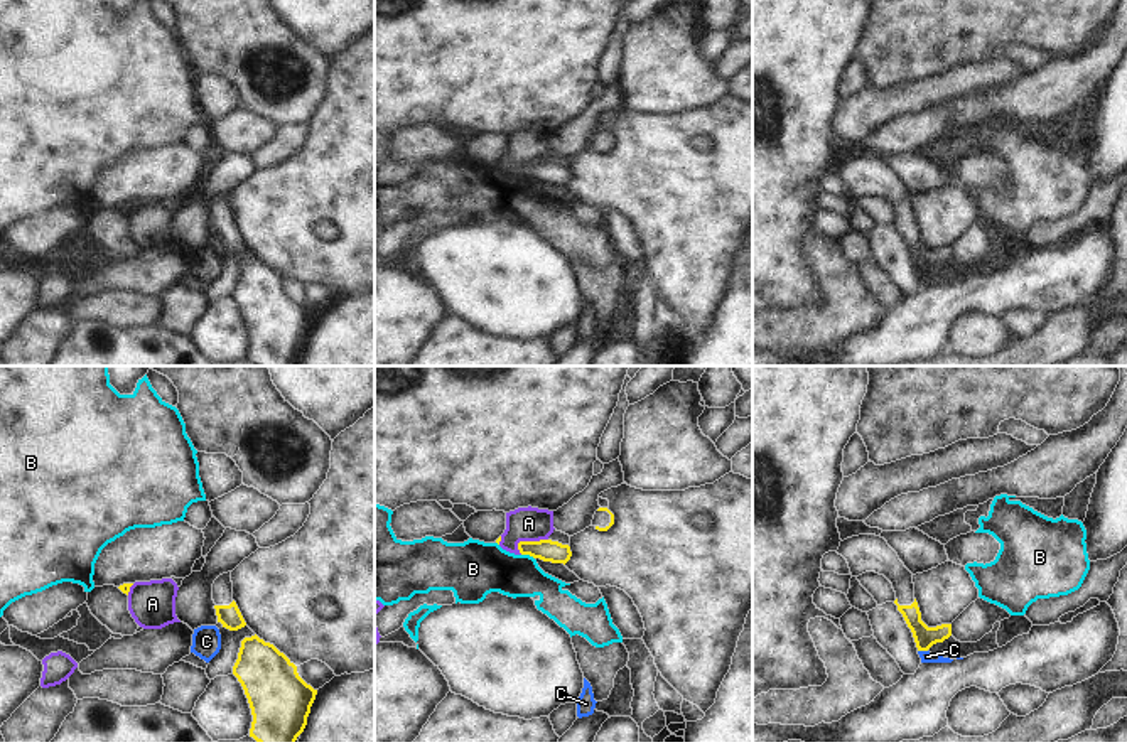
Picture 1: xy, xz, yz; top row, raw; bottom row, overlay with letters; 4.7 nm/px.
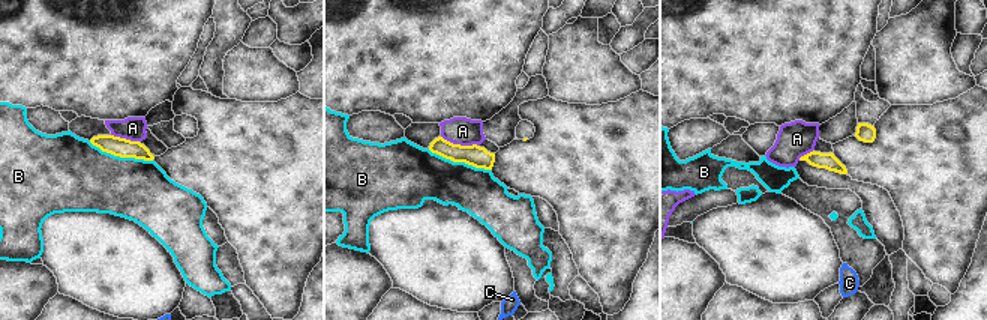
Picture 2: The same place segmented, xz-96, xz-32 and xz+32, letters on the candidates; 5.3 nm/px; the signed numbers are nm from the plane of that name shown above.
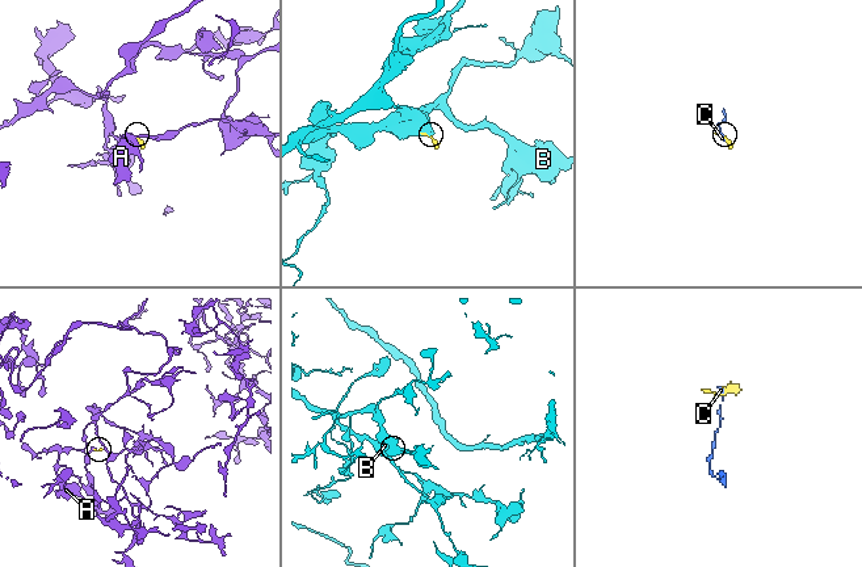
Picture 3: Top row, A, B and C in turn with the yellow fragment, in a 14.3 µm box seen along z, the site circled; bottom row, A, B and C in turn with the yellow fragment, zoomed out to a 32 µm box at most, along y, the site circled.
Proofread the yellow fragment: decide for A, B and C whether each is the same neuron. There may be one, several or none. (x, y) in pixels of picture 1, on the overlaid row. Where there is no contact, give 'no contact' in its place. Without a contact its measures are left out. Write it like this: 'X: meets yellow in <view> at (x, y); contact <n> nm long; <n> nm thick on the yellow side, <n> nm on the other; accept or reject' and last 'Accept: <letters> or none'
A: meets yellow in xz at (530, 542); contact 160 nm long; 110 nm thick on the yellow side, 160 nm on the other; reject
B: meets yellow in xz at (528, 553); contact 70 nm long; 110 nm thick on the yellow side, 260 nm on the other; reject
C: meets yellow in yz at (923, 650); contact 50 nm long; 100 nm thick on the yellow side, 60 nm on the other; reject
Accept: none

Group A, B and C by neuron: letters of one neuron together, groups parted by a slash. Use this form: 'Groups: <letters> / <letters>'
Groups: A / B / C.

